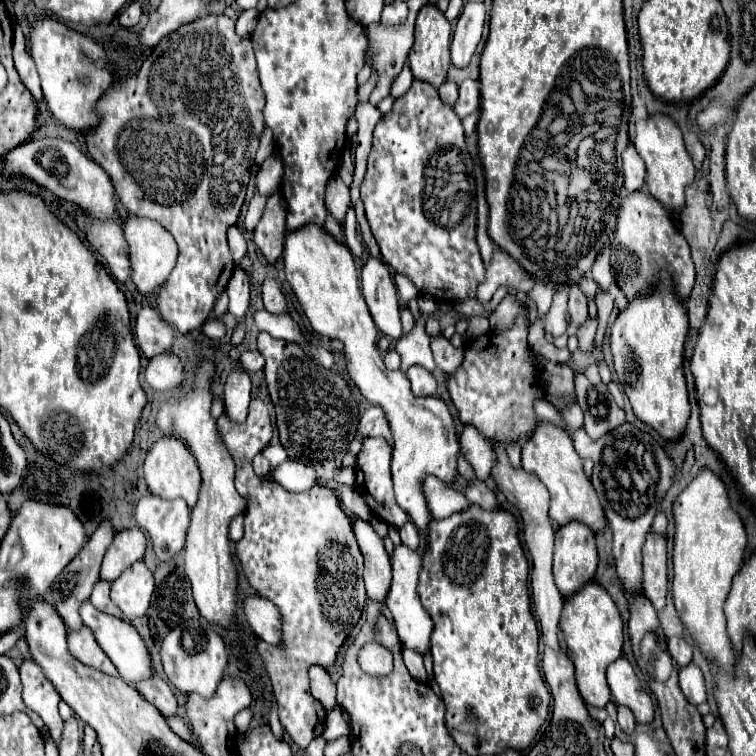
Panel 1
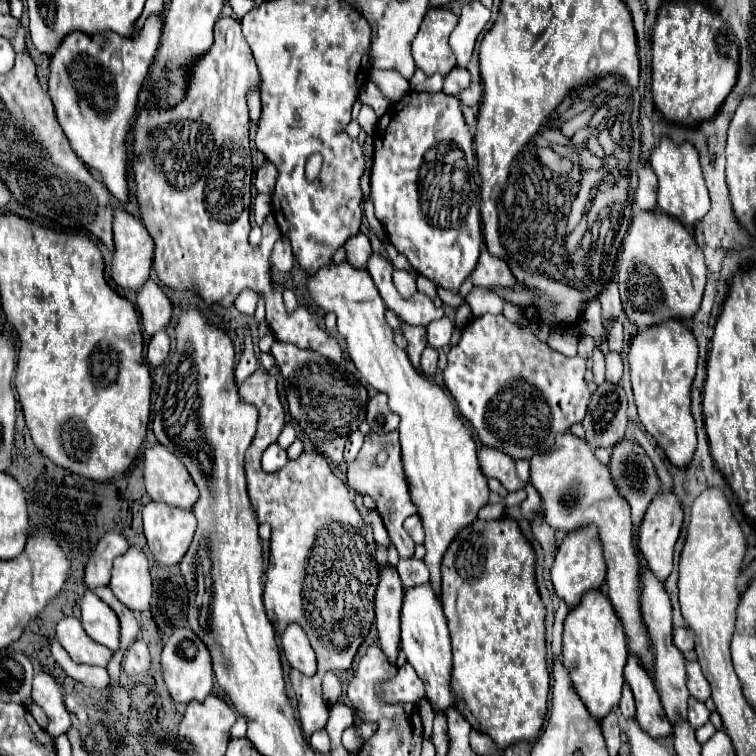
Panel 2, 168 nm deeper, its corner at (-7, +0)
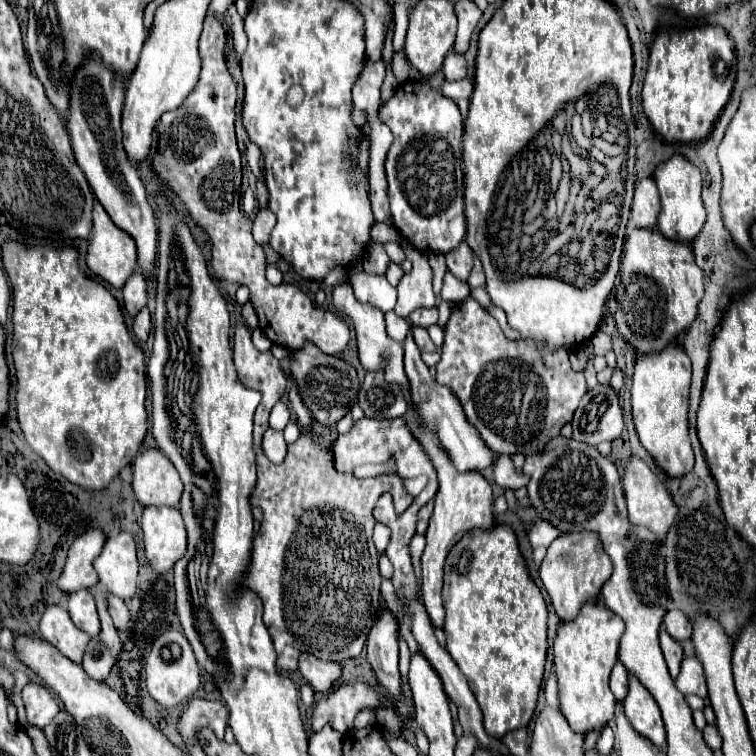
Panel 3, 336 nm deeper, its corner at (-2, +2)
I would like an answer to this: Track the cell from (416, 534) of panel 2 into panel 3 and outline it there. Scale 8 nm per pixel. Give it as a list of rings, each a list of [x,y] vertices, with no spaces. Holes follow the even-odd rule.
[[[428,501],[428,503],[420,509],[420,513],[418,513],[418,527],[416,527],[416,531],[418,531],[420,535],[424,535],[426,529],[428,529],[428,521],[430,521],[432,509],[434,509],[434,501]]]

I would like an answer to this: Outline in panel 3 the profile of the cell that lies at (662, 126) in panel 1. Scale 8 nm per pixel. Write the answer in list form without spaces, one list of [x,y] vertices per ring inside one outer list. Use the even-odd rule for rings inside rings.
[[[674,155],[666,163],[658,165],[658,169],[654,173],[654,181],[660,191],[660,201],[662,201],[662,211],[658,217],[660,233],[666,235],[666,239],[674,239],[674,241],[682,241],[682,243],[694,241],[706,221],[706,211],[704,211],[704,205],[700,199],[700,189],[702,189],[700,171],[684,157]]]

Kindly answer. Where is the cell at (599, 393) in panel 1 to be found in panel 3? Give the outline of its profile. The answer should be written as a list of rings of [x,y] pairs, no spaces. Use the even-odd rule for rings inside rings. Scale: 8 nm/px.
[[[596,385],[580,399],[572,419],[572,439],[596,447],[602,441],[620,437],[622,429],[622,409],[616,391],[610,385]]]

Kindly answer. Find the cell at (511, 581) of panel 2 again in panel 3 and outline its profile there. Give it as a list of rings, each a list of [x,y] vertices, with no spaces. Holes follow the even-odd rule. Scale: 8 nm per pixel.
[[[494,525],[488,531],[472,529],[466,533],[446,557],[446,575],[450,595],[446,607],[446,649],[458,669],[468,679],[482,715],[484,729],[492,737],[504,737],[512,729],[526,727],[534,715],[538,693],[544,683],[546,663],[546,605],[530,579],[526,561],[518,549],[514,531],[506,525]]]

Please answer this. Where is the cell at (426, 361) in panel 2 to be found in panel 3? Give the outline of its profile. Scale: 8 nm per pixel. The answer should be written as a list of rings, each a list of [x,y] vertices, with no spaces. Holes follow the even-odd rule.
[[[412,325],[412,337],[414,337],[416,345],[418,345],[422,351],[428,351],[428,353],[436,351],[436,345],[432,343],[432,339],[430,339],[430,335],[428,335],[428,331],[426,331],[424,327]]]

